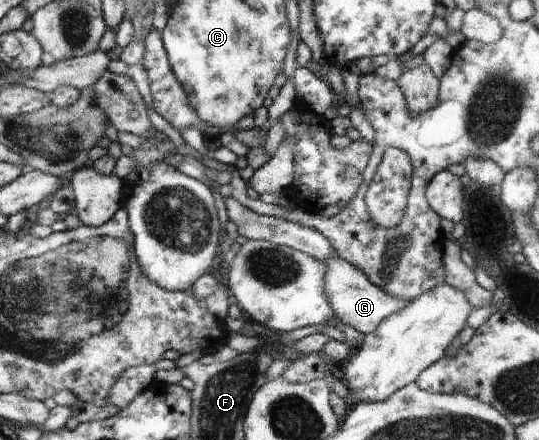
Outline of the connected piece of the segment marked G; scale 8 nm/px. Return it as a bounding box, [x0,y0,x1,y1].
[325,255,409,336]

